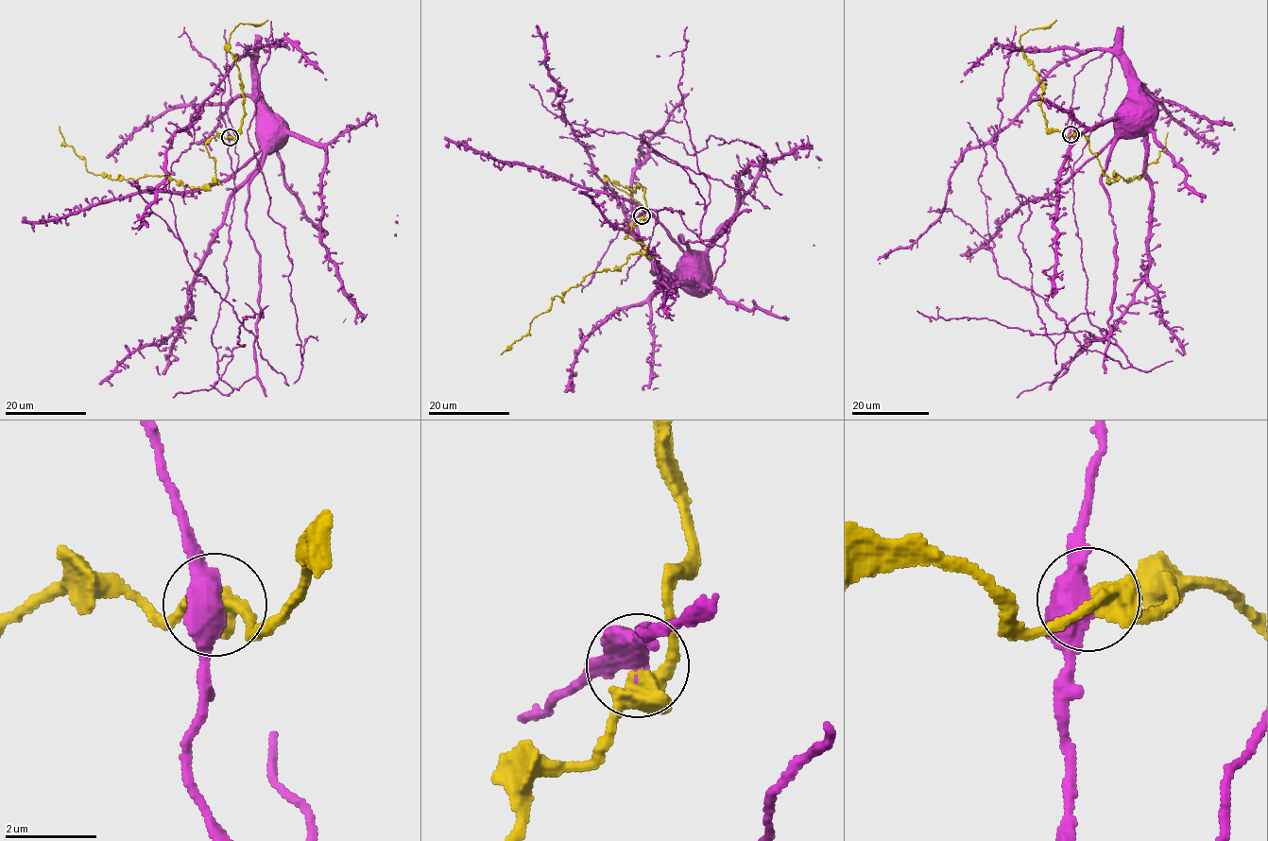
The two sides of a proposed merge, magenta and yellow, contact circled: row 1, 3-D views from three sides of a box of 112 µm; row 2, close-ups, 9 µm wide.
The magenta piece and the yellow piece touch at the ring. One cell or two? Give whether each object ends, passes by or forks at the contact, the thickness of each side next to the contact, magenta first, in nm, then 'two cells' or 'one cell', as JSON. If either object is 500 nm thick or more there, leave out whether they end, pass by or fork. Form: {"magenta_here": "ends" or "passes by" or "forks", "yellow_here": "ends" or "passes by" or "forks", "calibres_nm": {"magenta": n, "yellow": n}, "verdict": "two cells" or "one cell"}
{"calibres_nm": {"magenta": 500, "yellow": 480}, "verdict": "two cells"}

